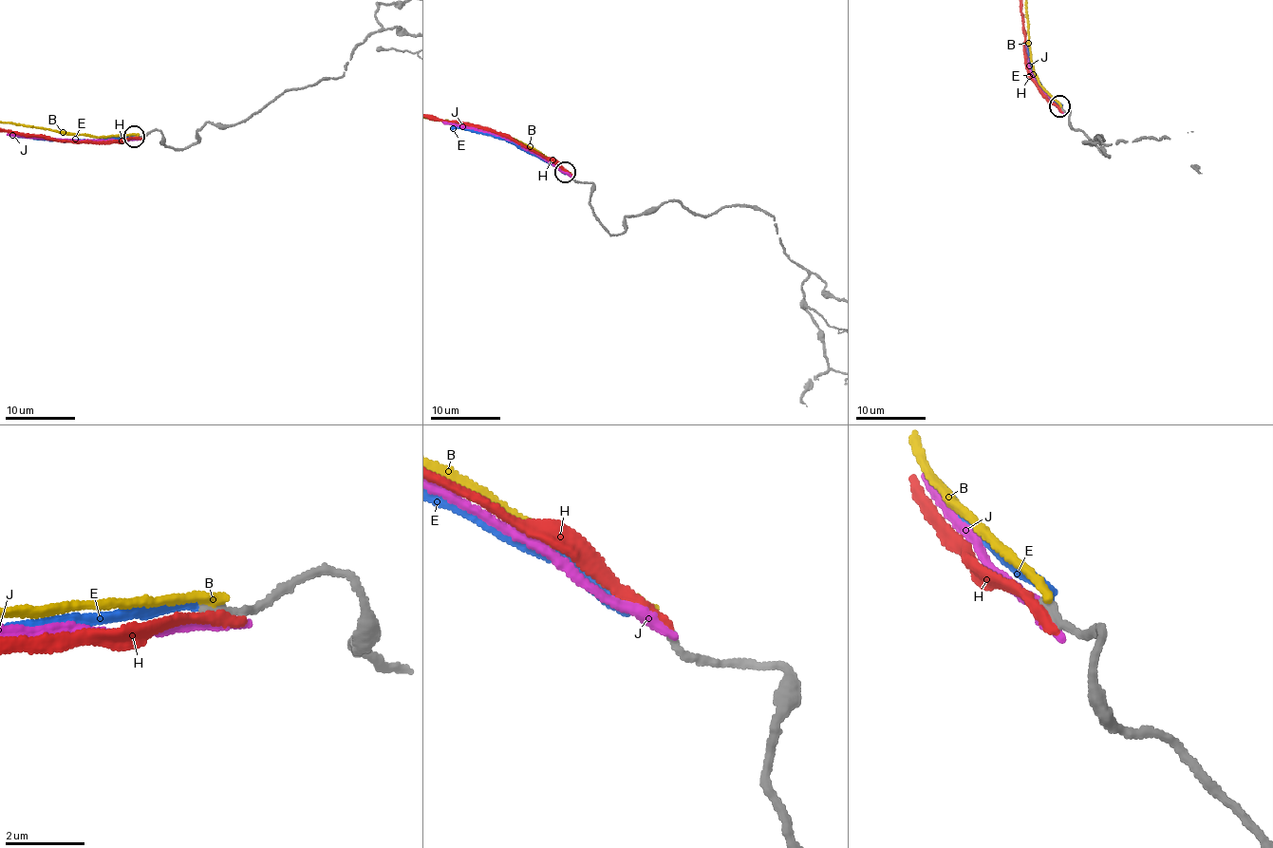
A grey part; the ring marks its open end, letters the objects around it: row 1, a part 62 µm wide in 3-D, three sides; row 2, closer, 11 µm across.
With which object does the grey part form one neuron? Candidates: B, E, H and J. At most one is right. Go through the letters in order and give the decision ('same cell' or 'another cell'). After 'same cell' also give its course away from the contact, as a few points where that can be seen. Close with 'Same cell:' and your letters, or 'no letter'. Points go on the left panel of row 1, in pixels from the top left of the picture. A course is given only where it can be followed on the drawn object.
B: another cell
E: another cell
H: another cell
J: another cell
Same cell: no letter

